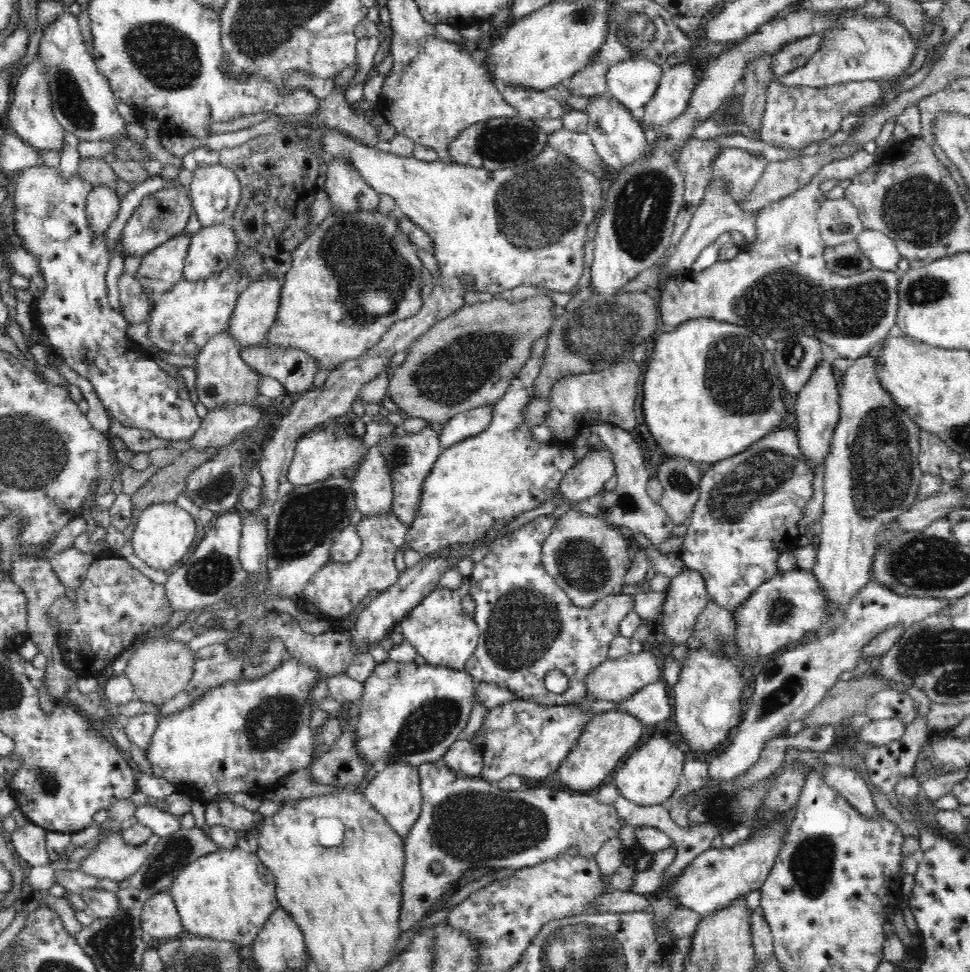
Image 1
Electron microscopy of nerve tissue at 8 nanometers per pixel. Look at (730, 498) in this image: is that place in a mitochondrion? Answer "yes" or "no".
yes

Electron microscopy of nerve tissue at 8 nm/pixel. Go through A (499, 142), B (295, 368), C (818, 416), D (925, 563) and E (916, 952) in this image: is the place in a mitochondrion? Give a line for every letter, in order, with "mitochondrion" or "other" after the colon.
A: mitochondrion
B: other
C: other
D: mitochondrion
E: other

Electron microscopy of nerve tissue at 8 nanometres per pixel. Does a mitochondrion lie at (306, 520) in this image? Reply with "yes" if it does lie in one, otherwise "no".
yes

